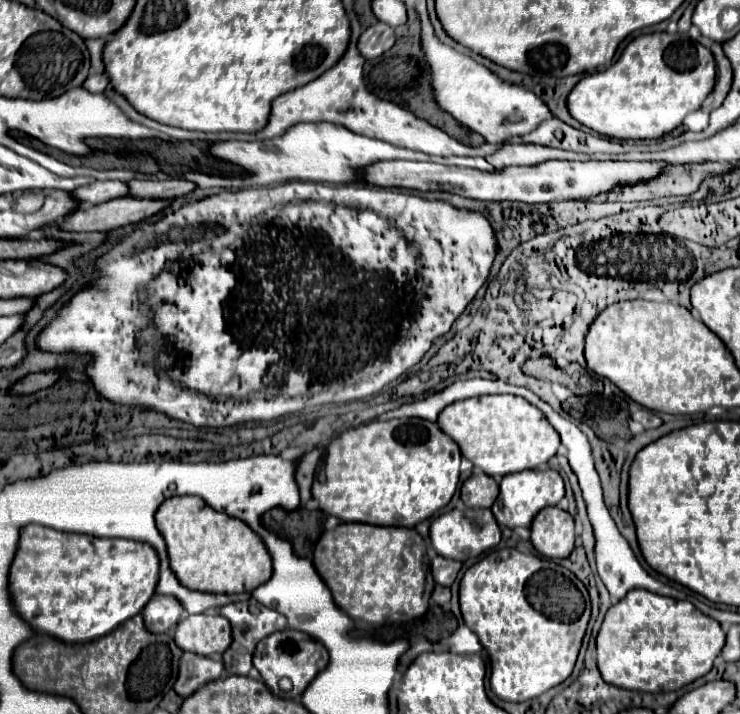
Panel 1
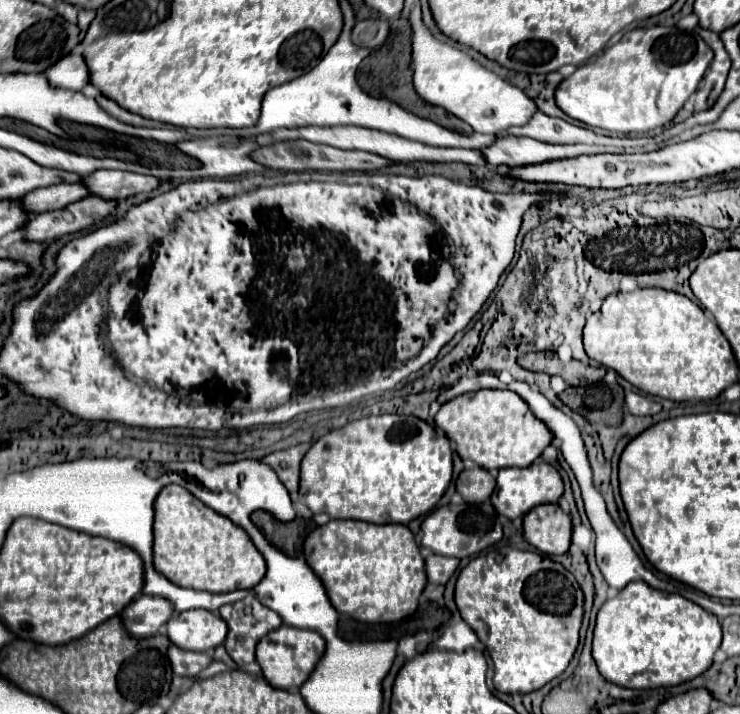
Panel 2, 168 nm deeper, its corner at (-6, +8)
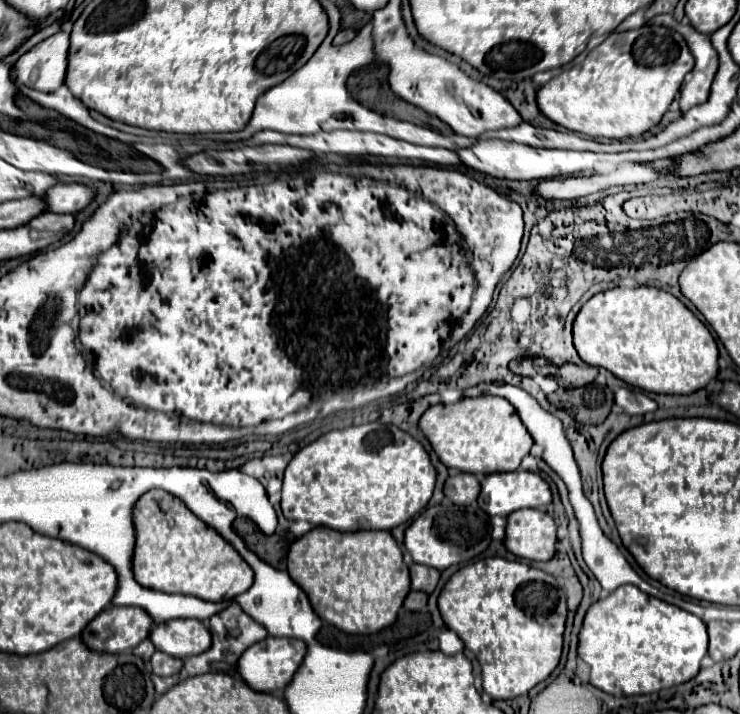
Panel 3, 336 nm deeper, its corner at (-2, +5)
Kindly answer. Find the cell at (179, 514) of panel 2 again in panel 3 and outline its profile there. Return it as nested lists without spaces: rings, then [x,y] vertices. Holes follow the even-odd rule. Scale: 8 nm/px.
[[[163,489],[147,491],[133,507],[133,521],[135,521],[135,555],[133,555],[133,573],[135,579],[151,589],[165,591],[165,593],[183,593],[195,595],[205,601],[231,601],[237,595],[245,593],[253,585],[253,569],[249,563],[235,551],[231,543],[227,543],[213,527],[203,523],[197,515],[193,515],[183,501]]]

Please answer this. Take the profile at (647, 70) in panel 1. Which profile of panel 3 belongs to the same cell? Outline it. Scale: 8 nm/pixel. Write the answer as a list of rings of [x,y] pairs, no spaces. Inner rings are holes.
[[[643,25],[609,35],[585,61],[543,85],[537,91],[537,103],[551,121],[575,133],[605,139],[639,137],[661,121],[691,69],[693,55],[677,31]]]

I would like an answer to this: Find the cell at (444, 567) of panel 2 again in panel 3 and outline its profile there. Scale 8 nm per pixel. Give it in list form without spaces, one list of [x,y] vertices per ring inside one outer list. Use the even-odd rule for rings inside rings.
[[[411,563],[409,571],[411,571],[411,589],[413,591],[431,593],[437,587],[437,581],[441,577],[441,573],[437,569],[425,567],[425,565],[419,565],[419,563]]]

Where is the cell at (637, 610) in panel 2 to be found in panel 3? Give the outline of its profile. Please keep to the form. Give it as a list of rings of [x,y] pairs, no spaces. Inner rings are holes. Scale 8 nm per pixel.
[[[623,585],[615,589],[607,599],[593,603],[585,615],[583,629],[579,633],[579,657],[591,667],[589,683],[611,695],[647,695],[661,691],[663,687],[681,685],[701,669],[701,659],[707,655],[709,637],[705,623],[675,605],[669,605],[657,597],[651,597],[635,585]]]

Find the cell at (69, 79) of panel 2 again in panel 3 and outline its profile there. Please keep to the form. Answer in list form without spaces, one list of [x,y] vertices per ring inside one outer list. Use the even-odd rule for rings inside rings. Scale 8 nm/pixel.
[[[62,31],[23,53],[15,65],[19,83],[43,93],[55,93],[65,85],[69,46],[70,32]]]

